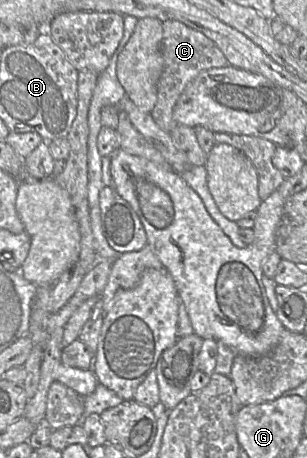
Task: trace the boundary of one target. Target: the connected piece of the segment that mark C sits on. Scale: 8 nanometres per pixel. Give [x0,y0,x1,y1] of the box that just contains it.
[150,20,229,133]

